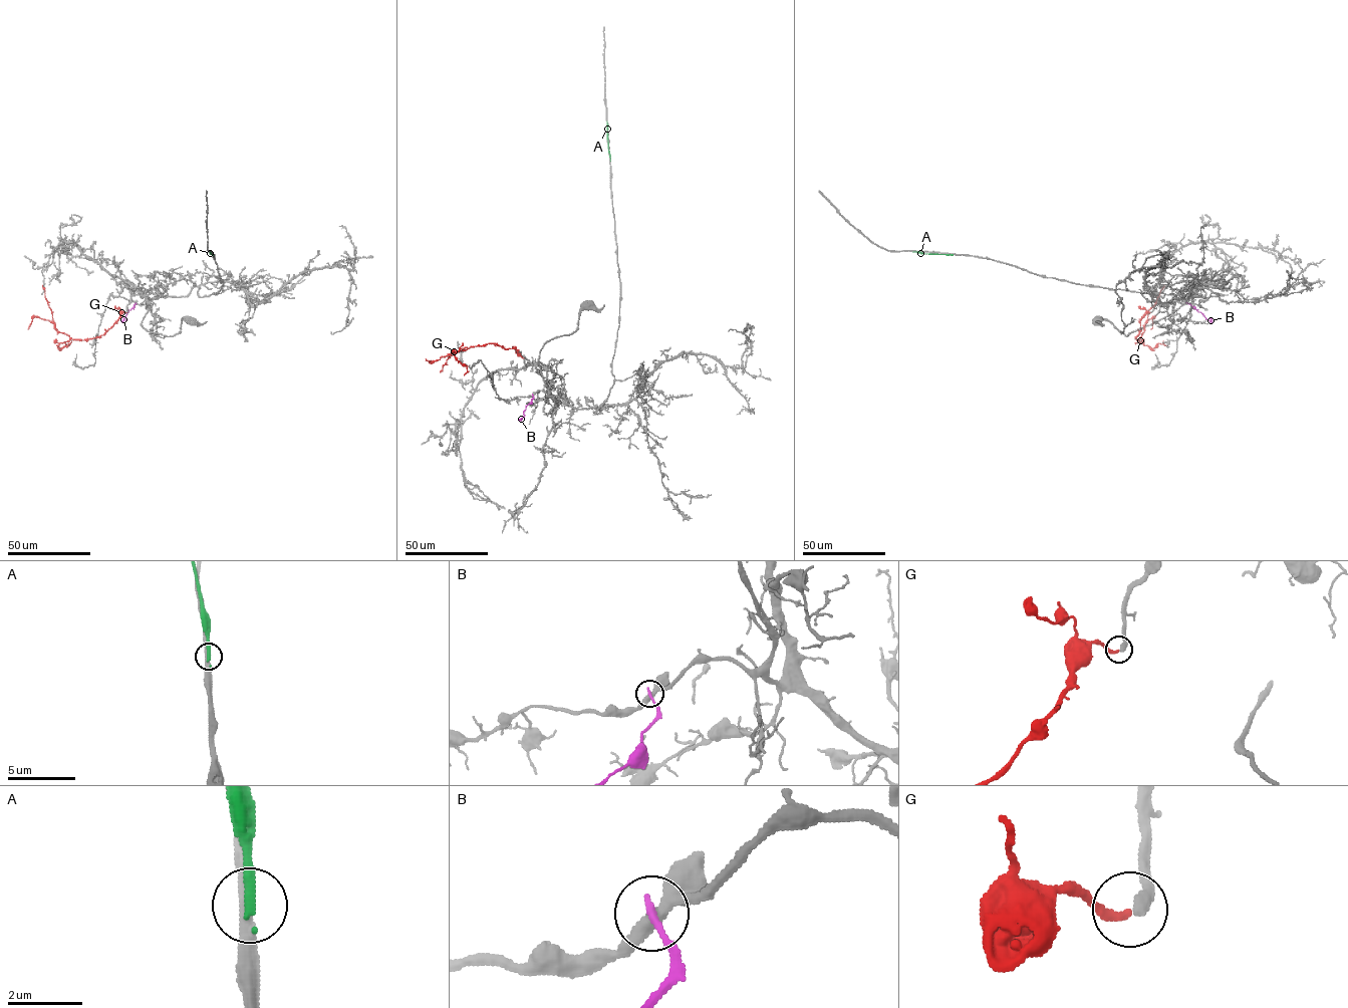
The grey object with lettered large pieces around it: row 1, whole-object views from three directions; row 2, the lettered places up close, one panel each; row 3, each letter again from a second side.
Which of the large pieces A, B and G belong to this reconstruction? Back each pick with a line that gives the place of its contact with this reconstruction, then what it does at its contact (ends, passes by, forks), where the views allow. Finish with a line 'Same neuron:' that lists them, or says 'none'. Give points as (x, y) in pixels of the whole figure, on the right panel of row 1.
G: contact (1150, 312); it ends
Same neuron: G

